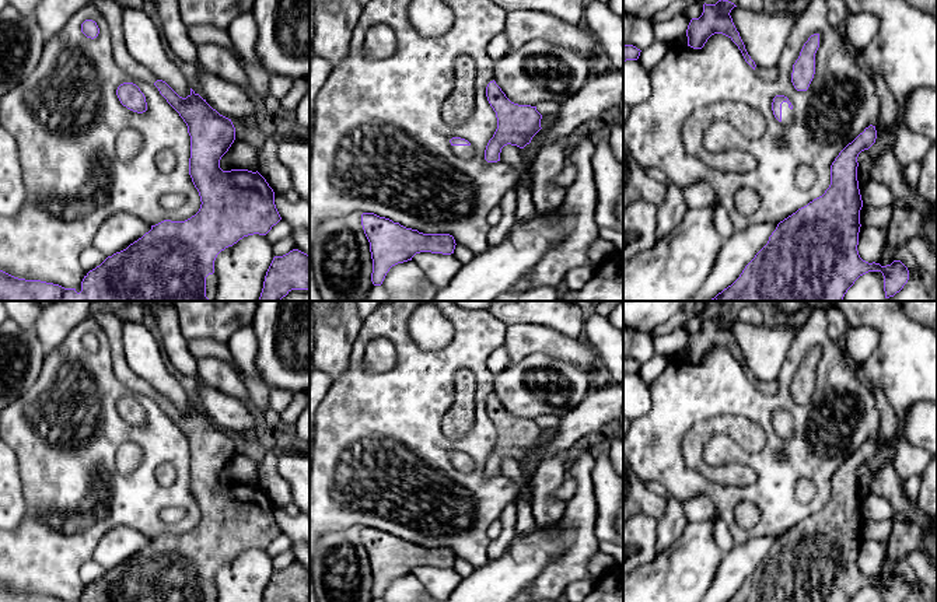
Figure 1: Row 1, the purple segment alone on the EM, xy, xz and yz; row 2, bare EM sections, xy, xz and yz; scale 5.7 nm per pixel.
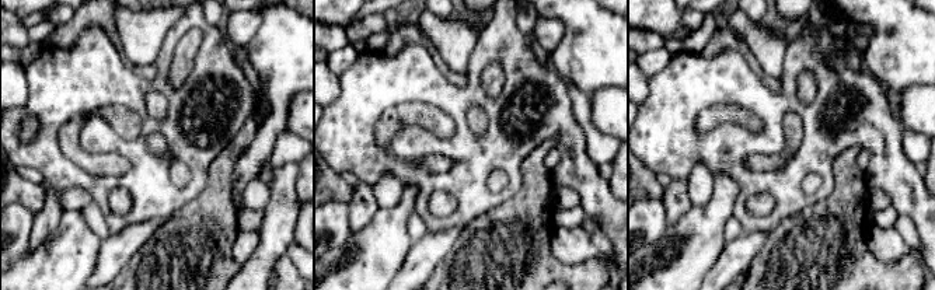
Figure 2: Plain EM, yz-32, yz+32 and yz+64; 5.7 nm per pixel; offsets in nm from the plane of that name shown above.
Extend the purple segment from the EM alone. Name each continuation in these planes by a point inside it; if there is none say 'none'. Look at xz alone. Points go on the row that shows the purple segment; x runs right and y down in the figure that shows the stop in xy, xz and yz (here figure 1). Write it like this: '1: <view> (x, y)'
1: xz (464, 151)

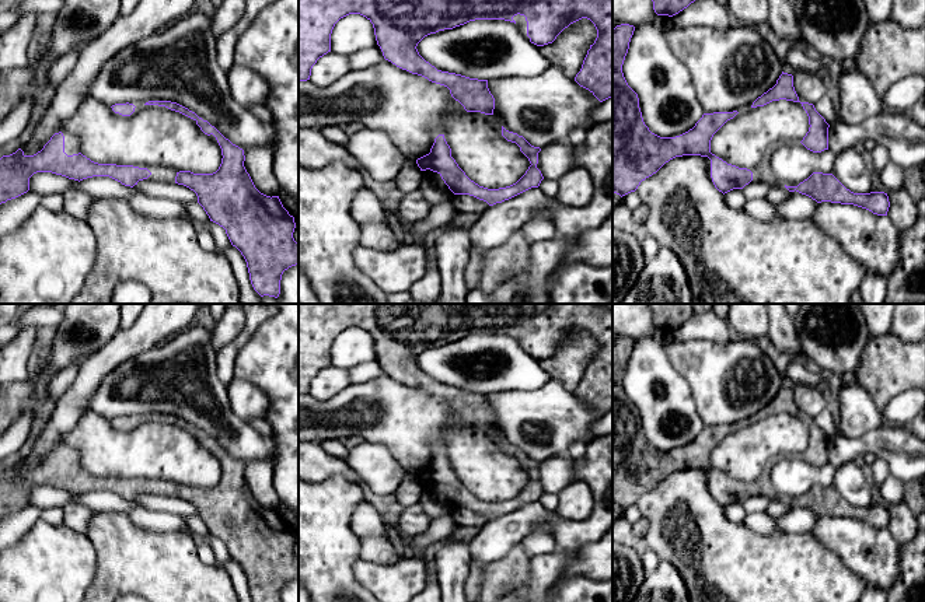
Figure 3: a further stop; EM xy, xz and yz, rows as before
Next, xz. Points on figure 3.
1: xz (520, 20)

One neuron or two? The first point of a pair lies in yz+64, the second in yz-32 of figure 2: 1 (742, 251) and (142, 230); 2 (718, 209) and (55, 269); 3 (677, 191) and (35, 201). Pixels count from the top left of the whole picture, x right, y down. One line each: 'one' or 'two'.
1: one
2: one
3: two

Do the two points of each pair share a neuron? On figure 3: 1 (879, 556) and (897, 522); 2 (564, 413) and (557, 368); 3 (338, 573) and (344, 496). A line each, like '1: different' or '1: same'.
1: different
2: different
3: same

